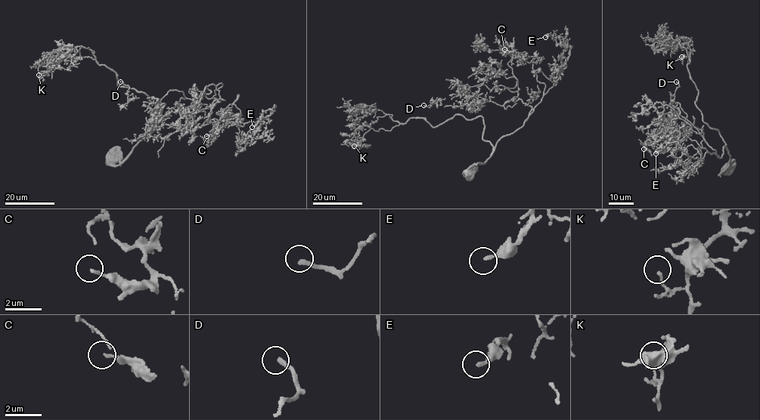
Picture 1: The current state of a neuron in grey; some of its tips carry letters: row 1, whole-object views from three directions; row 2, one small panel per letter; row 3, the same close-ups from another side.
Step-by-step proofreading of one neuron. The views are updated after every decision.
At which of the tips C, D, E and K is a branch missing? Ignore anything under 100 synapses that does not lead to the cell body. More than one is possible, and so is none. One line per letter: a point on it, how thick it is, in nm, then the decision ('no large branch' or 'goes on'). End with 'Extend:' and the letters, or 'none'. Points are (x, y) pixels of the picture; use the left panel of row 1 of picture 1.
C: at (206, 136); 140 nm thick; no large branch
D: at (120, 81); 240 nm thick; goes on
E: at (252, 127); 190 nm thick; no large branch
K: at (38, 75); 120 nm thick; no large branch
Extend: D

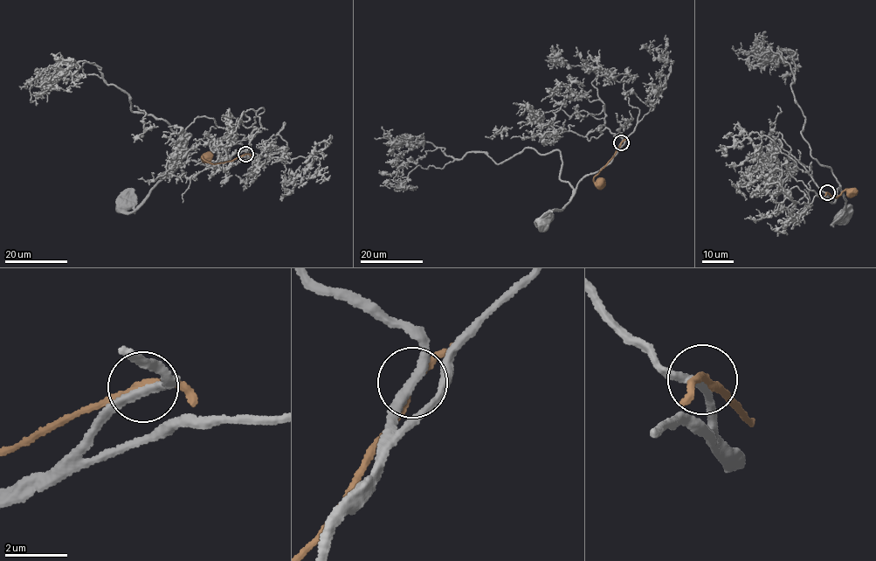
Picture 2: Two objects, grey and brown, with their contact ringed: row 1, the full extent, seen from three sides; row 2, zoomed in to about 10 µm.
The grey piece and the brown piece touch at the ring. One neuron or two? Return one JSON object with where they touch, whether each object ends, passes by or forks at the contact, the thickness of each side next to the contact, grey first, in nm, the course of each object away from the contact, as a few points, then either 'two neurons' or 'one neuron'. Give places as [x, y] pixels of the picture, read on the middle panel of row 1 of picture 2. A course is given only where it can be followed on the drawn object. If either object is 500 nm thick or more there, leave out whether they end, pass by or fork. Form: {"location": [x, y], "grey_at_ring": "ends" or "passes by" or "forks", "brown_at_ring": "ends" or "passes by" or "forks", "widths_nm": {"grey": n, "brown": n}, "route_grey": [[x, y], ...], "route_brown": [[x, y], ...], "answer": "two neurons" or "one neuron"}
{"location": [621, 142], "grey_at_ring": "passes by", "brown_at_ring": "passes by", "widths_nm": {"grey": 280, "brown": 220}, "route_grey": [[621, 142], [612, 160], [579, 180], [567, 204], [559, 211], [552, 211], [544, 223]], "route_brown": [[621, 142], [594, 176], [595, 182], [602, 181], [605, 184]], "answer": "two neurons"}

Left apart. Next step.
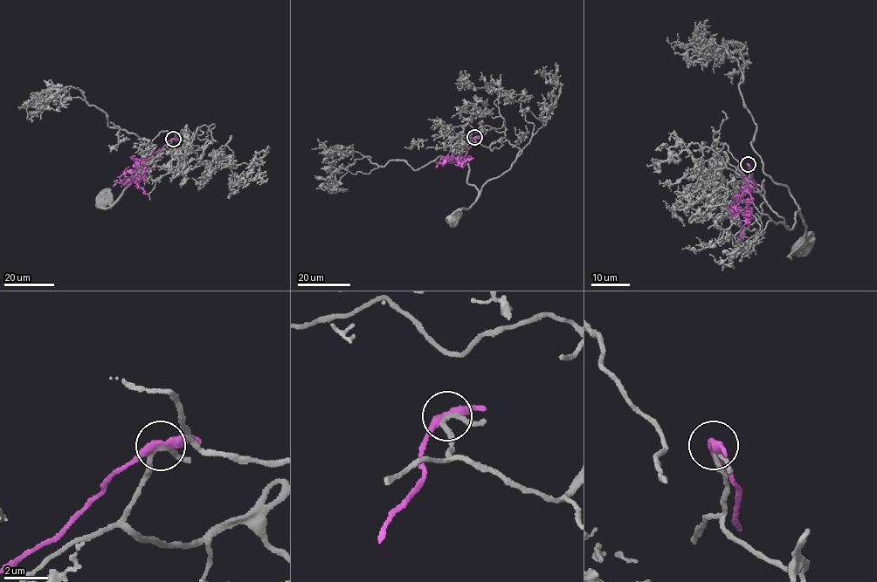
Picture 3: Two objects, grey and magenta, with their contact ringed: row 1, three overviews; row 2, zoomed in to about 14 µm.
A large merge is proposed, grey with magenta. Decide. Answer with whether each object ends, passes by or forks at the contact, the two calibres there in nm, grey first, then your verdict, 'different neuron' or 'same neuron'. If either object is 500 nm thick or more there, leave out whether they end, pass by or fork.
grey passes by; magenta passes by; 190 nm thick on the grey side, 320 nm on the other; same neuron

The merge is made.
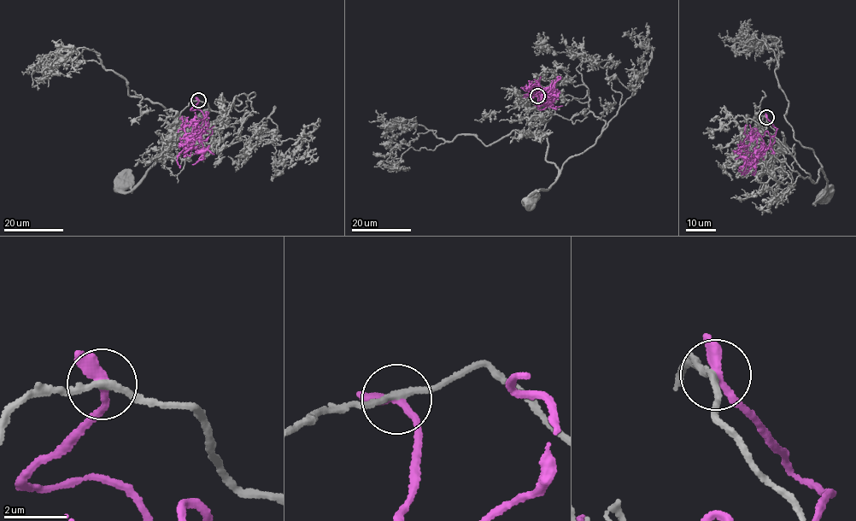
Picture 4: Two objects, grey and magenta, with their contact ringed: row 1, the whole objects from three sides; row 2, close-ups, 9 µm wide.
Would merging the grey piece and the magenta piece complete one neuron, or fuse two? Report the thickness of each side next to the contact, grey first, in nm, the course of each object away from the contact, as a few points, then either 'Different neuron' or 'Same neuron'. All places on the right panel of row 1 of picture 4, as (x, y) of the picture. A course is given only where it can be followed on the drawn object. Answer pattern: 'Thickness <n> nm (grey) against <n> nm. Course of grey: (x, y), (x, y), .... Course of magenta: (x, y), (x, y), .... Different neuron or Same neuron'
Thickness 200 nm (grey) against 280 nm. Course of grey: (766, 118), (776, 137), (812, 180), (818, 178), (820, 168), (823, 172), (827, 183), (817, 201), (823, 198). Course of magenta: (766, 118), (776, 129), (767, 149), (757, 150), (752, 164), (737, 154), (745, 154), (747, 145). Different neuron

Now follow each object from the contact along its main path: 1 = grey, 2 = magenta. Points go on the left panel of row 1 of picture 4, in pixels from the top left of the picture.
1: (198, 100), (236, 119), (234, 131), (239, 136), (219, 149), (183, 142), (132, 187), (121, 185)
2: (198, 100), (191, 108), (199, 109), (205, 119), (203, 148), (182, 145), (180, 137)

